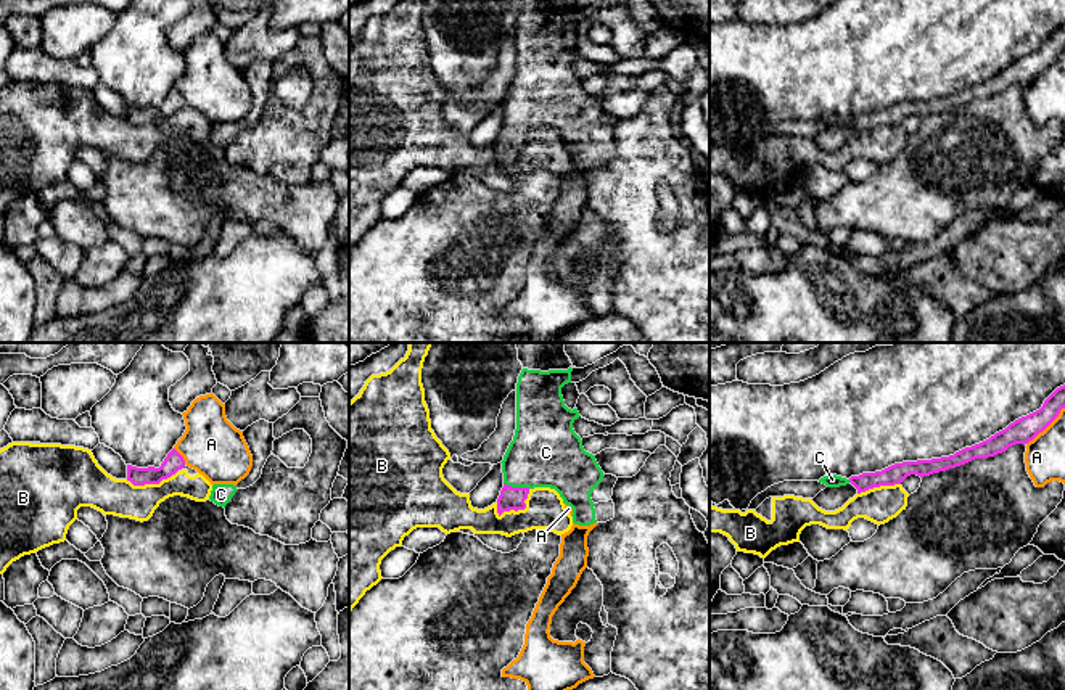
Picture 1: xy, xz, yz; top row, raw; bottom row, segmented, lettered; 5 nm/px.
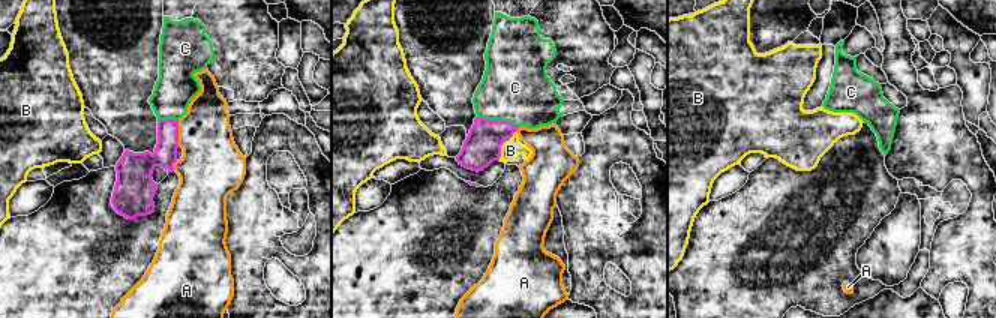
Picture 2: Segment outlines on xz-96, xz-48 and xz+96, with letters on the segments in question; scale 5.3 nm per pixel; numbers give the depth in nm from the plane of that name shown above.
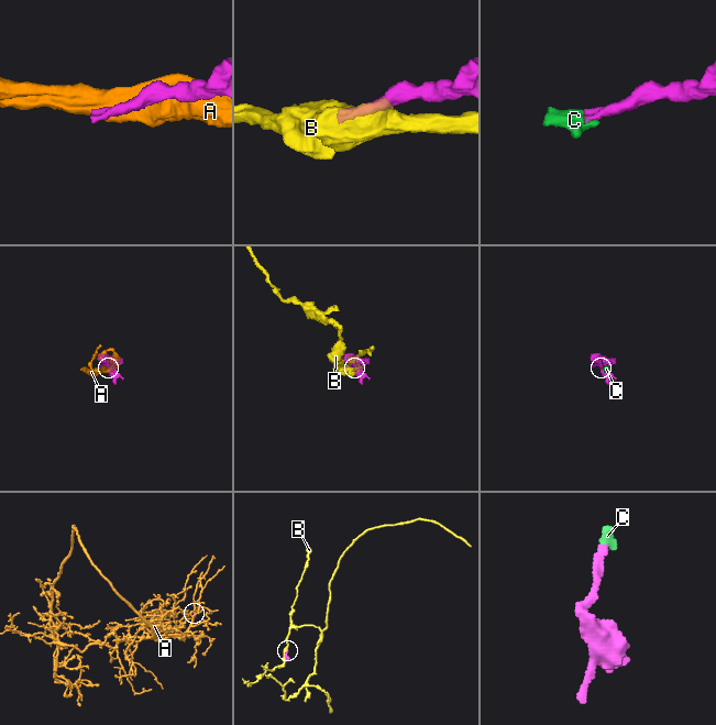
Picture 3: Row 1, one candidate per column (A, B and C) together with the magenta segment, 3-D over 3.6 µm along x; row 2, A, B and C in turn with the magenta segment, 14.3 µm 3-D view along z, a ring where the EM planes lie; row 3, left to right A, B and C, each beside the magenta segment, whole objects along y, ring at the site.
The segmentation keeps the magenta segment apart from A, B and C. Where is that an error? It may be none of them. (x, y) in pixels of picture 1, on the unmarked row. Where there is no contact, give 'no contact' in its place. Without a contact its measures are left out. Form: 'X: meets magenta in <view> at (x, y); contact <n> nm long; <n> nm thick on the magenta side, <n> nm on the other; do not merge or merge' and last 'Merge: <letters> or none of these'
A: meets magenta in xy at (180, 95); contact 110 nm long; 100 nm thick on the magenta side, 300 nm on the other; do not merge
B: meets magenta in xz at (520, 148); contact 220 nm long; 110 nm thick on the magenta side, 190 nm on the other; do not merge
C: meets magenta in xz at (517, 127); contact 140 nm long; 110 nm thick on the magenta side, 360 nm on the other; merge
Merge: C

